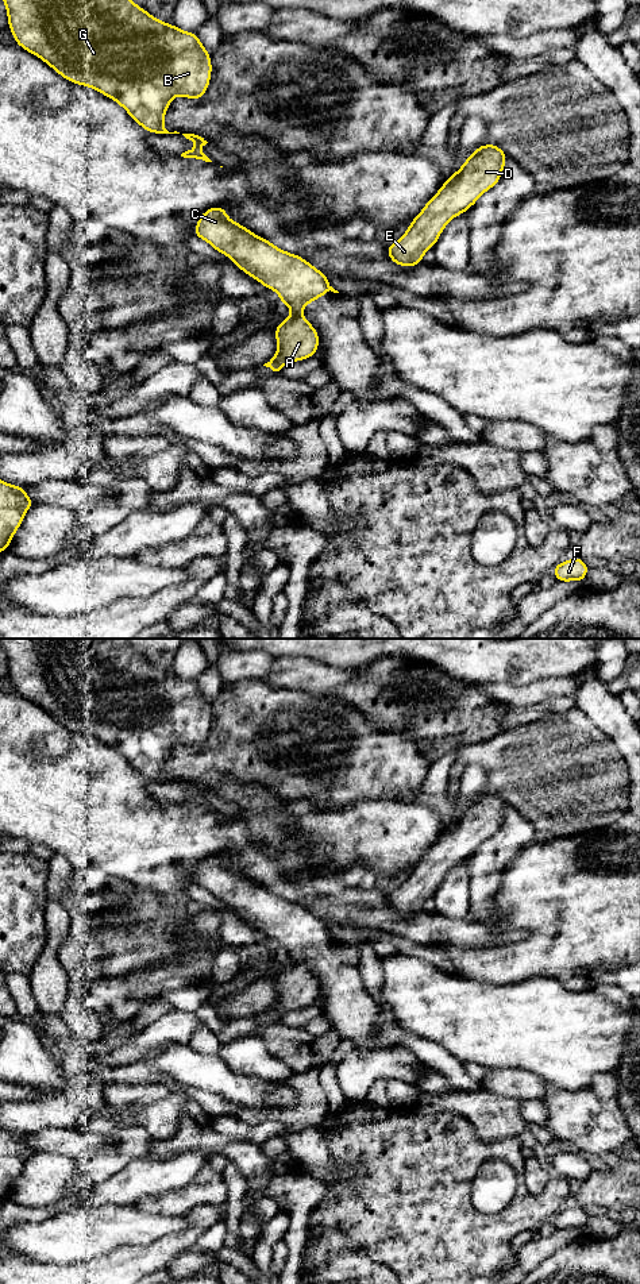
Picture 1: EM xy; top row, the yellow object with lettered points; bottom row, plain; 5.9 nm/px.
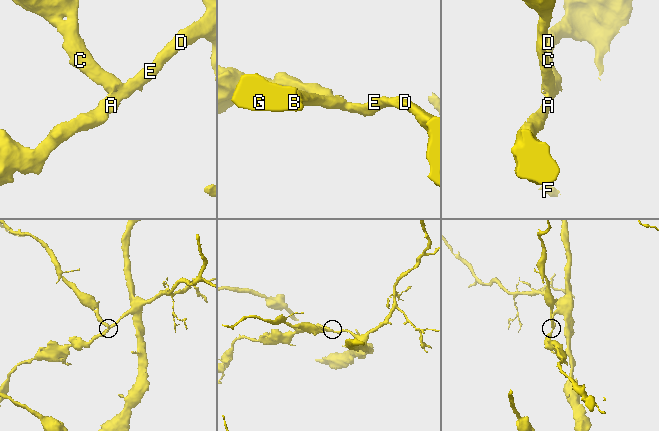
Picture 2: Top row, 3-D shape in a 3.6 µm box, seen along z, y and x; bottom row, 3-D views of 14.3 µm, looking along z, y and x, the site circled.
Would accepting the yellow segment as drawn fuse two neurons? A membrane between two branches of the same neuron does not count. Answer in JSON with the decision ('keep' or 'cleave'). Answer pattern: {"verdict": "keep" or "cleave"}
{"verdict": "cleave"}

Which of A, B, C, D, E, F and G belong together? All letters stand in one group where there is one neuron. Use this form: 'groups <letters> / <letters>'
groups A D E F / B C G

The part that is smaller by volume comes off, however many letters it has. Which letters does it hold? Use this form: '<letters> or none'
B, C, G

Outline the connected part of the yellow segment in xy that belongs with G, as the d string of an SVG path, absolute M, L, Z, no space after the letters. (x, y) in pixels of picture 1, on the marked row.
M3 0L8 15L8 27L15 36L15 43L45 61L59 76L68 81L78 85L89 86L104 96L115 100L122 105L127 113L147 132L155 134L180 134L177 131L169 132L163 126L166 109L169 108L174 96L180 95L186 99L203 99L212 73L211 55L201 45L196 32L186 32L177 28L174 24L167 24L154 16L146 9L138 7L134 0Z

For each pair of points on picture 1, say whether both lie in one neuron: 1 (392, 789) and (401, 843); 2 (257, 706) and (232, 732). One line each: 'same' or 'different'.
1: different
2: same

